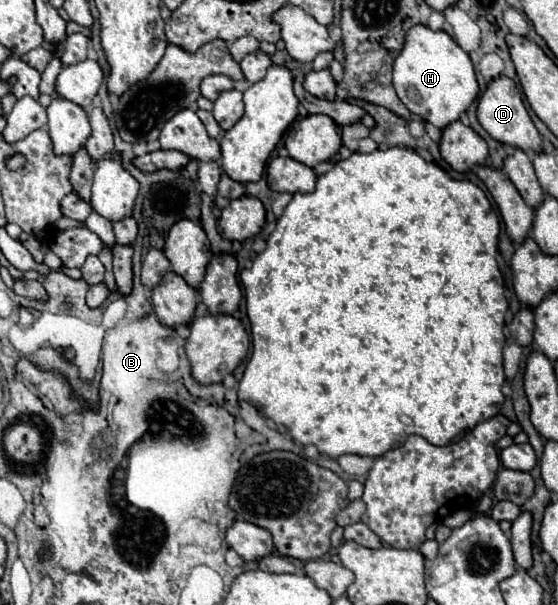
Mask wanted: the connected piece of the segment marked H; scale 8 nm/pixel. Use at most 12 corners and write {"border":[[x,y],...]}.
{"border":[[408,29],[394,59],[400,101],[438,129],[478,95],[446,31]]}

